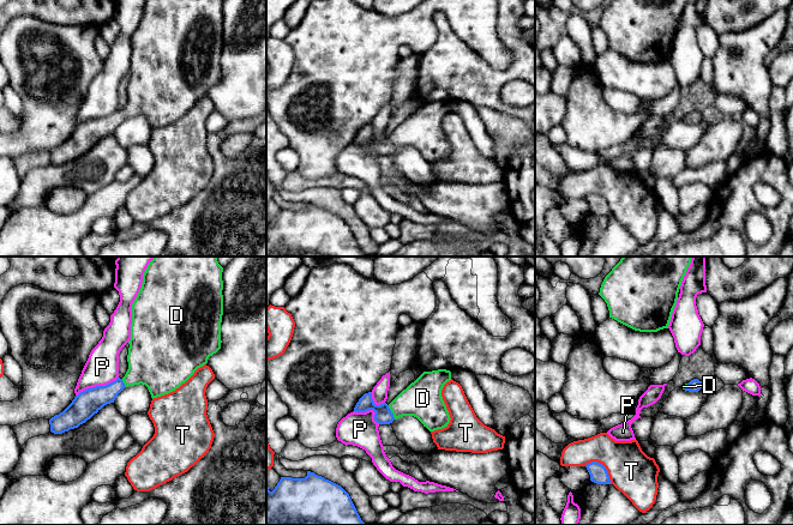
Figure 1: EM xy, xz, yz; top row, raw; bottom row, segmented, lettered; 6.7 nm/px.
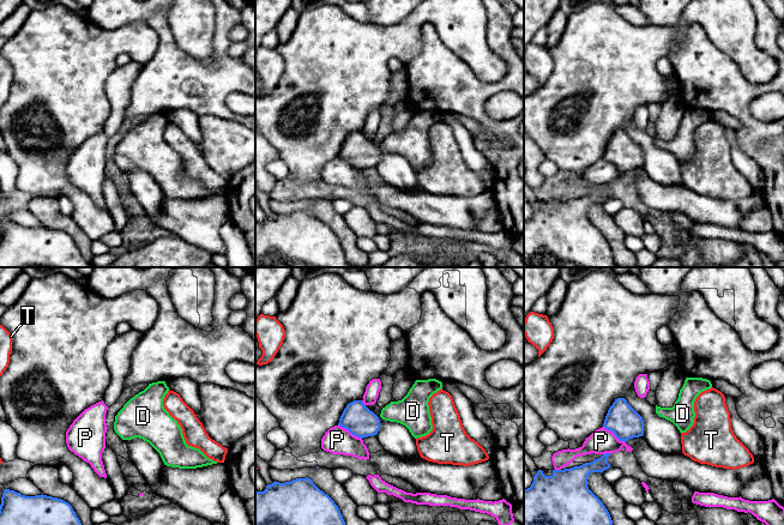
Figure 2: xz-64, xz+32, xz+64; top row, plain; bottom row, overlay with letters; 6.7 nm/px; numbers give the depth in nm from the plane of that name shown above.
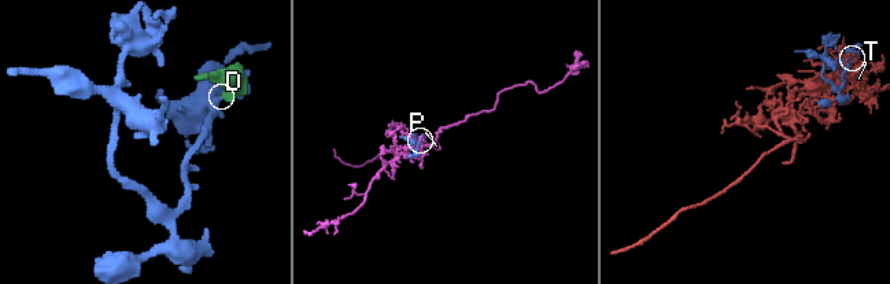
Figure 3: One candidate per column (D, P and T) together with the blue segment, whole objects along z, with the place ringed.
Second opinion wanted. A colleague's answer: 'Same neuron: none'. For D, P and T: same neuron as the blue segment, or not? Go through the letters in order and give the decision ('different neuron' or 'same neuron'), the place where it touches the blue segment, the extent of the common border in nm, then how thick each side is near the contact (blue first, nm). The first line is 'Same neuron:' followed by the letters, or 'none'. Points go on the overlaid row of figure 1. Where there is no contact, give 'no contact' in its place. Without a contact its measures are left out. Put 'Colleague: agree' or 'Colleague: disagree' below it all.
Same neuron: D
D: same neuron; contact xz (391, 412); length 110 nm; calibres 110 and 260 nm
P: different neuron; contact xy (96, 386); length 320 nm; calibres 170 and 220 nm
T: different neuron; contact yz (604, 466); length 220 nm; calibres 120 and 300 nm
Colleague: disagree

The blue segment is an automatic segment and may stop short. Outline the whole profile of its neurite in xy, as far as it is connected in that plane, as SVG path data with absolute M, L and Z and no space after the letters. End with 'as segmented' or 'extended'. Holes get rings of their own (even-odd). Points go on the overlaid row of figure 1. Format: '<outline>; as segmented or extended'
M154 257L131 308L128 369L125 376L80 392L62 412L49 420L50 432L62 434L78 428L104 405L114 403L118 394L128 386L145 385L152 399L168 394L206 364L222 343L222 272L217 257Z; extended

